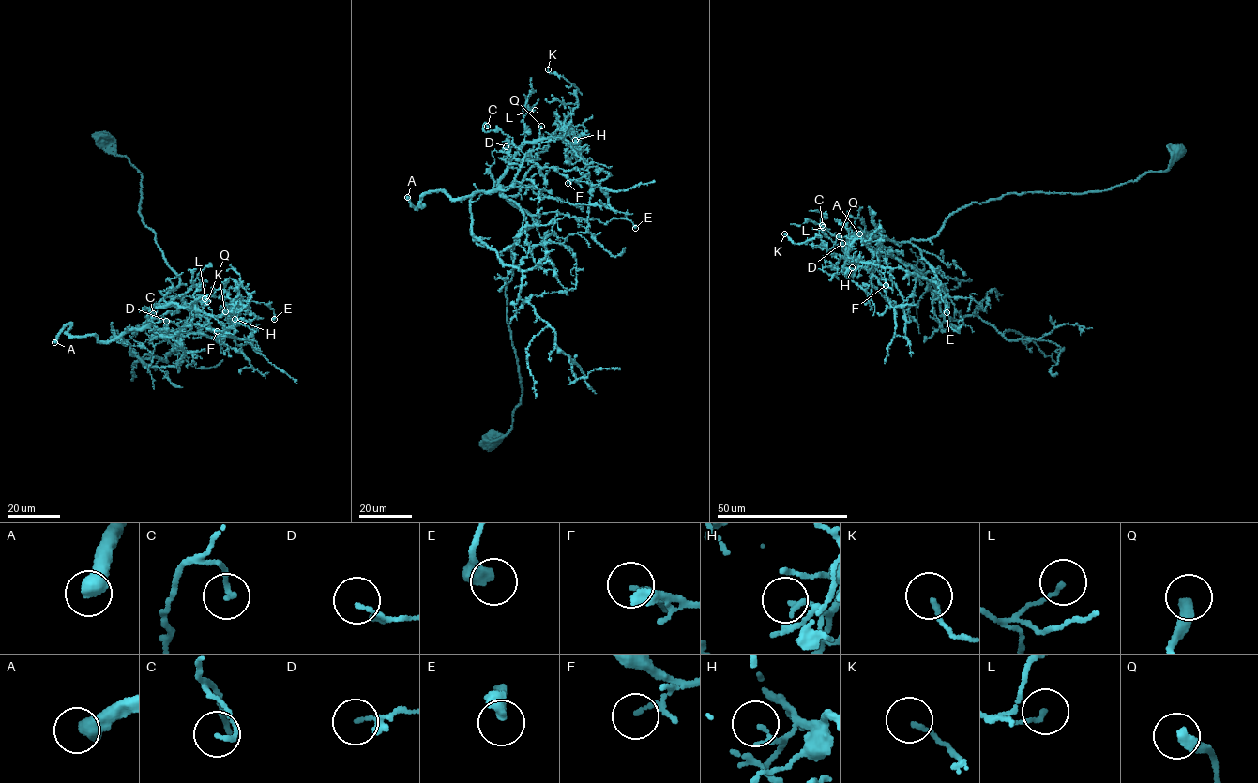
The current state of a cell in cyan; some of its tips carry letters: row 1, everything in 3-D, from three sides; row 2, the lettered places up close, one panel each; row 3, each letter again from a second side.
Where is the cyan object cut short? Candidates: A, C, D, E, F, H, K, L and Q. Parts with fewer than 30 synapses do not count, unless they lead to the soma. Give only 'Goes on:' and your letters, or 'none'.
Goes on: A

